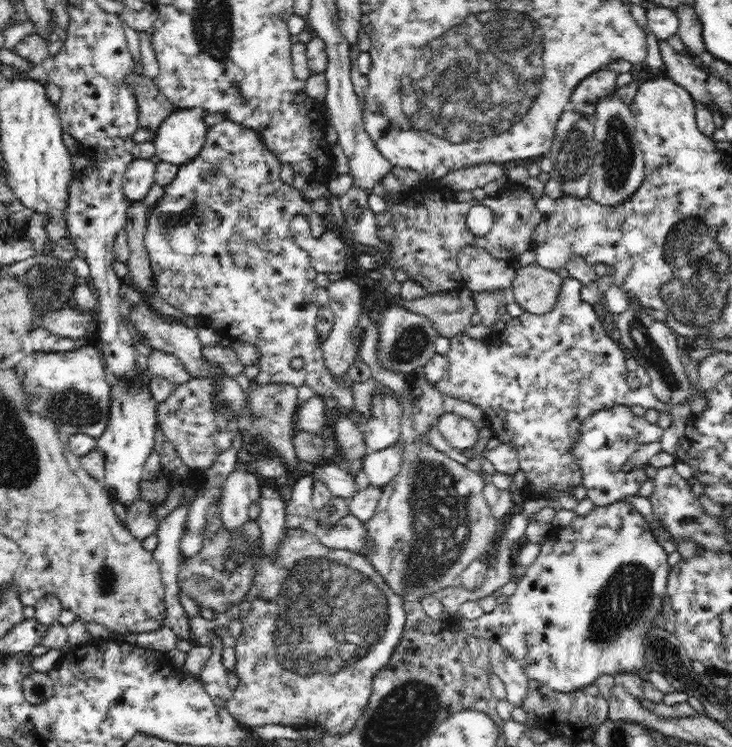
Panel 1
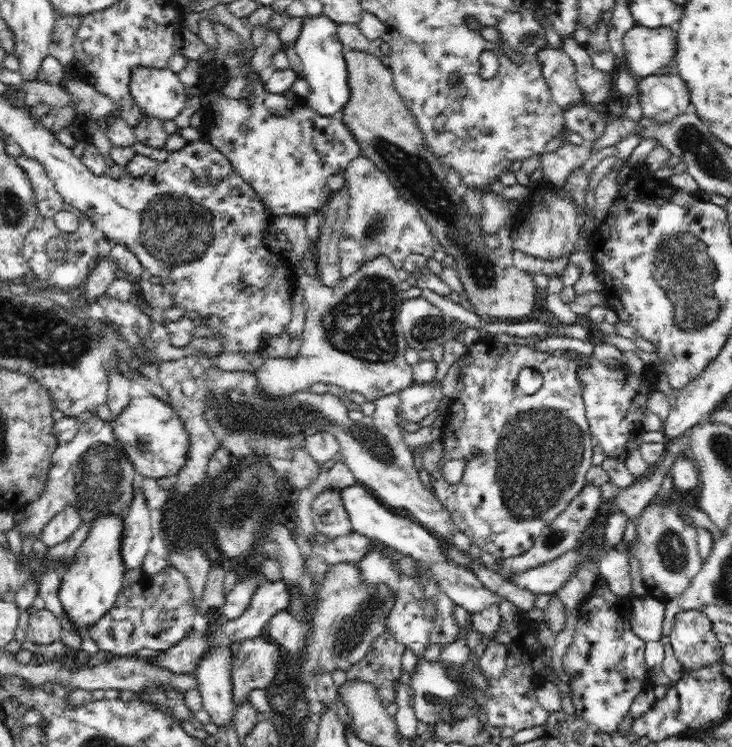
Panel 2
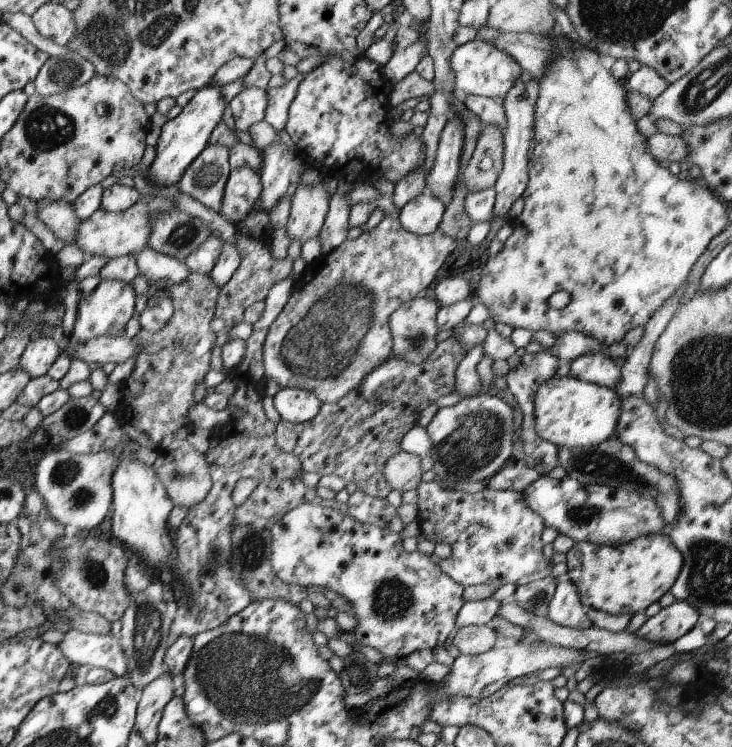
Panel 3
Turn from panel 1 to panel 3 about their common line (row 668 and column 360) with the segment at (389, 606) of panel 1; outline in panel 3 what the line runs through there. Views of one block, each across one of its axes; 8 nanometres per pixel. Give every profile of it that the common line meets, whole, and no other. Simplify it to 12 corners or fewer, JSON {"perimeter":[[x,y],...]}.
{"perimeter":[[384,216],[304,265],[265,378],[334,403],[457,241]]}

